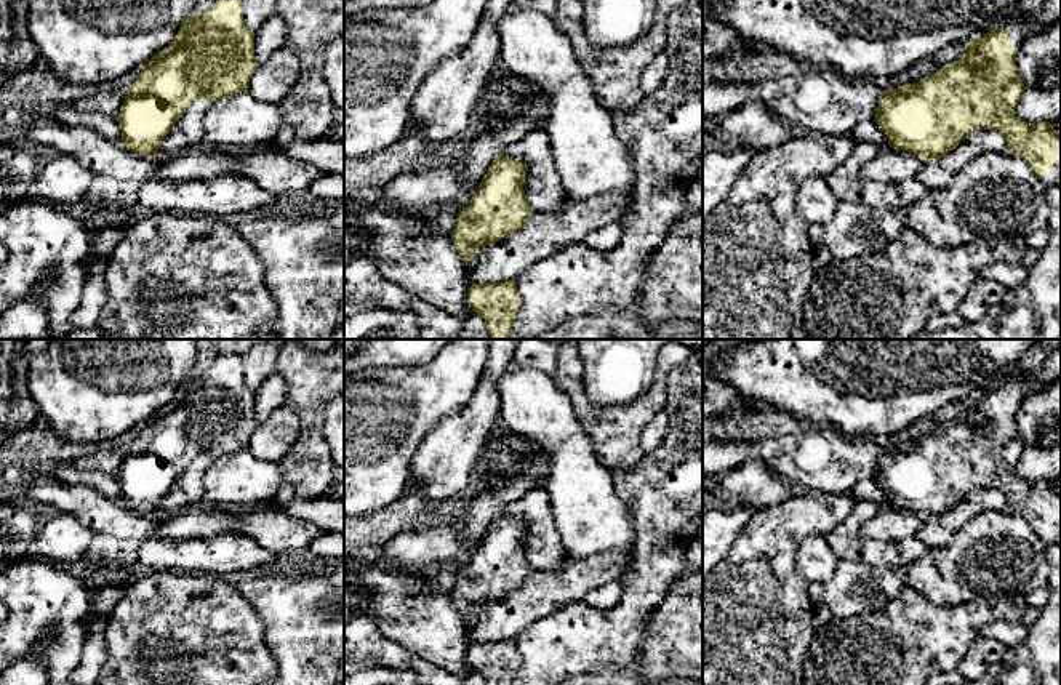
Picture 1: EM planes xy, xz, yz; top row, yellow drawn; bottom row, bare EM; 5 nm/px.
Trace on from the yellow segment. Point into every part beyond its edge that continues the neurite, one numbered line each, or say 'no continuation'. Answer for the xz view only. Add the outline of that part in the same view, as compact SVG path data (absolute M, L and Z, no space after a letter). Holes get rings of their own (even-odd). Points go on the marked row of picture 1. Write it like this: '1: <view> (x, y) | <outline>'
no continuation

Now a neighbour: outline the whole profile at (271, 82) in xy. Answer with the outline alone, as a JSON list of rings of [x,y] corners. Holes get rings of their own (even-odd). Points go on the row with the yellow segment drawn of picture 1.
[[[286,46],[274,51],[250,78],[248,91],[262,102],[280,104],[299,78],[298,56]]]

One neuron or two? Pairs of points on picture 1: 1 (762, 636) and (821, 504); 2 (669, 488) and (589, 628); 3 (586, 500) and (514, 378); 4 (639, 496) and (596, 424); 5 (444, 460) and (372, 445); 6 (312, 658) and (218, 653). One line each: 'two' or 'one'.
1: one
2: one
3: one
4: two
5: two
6: two

